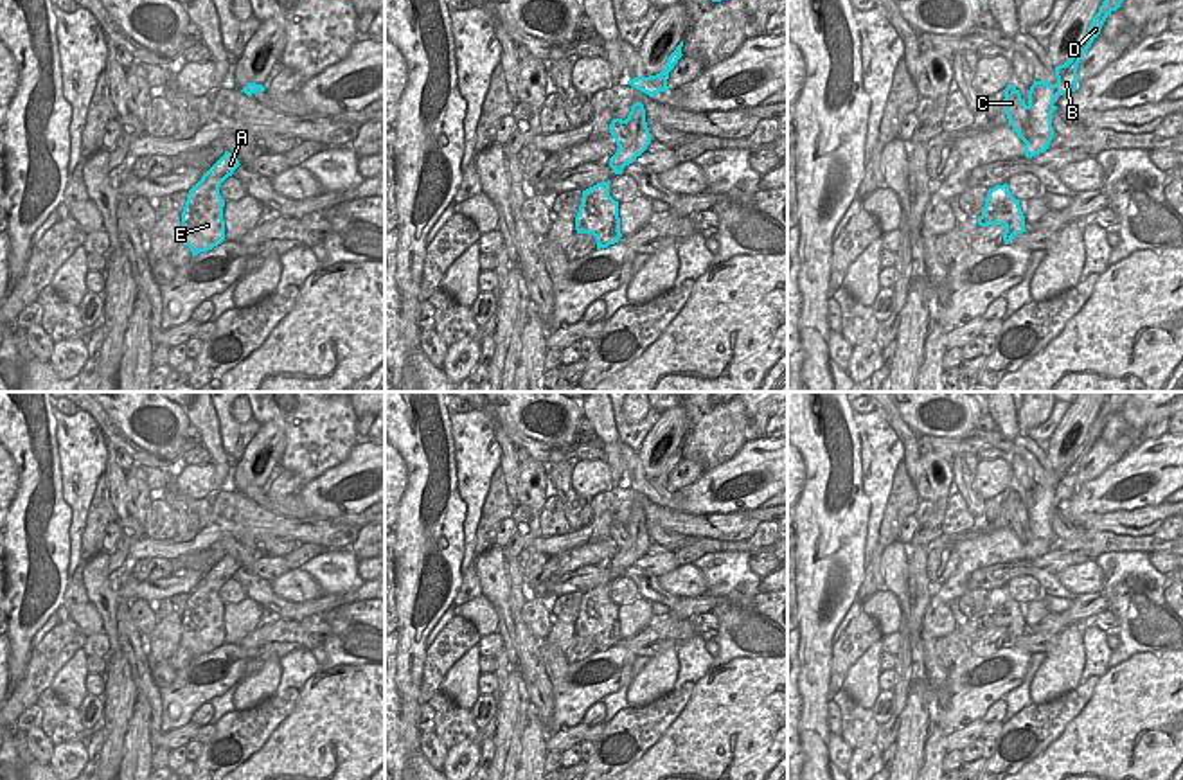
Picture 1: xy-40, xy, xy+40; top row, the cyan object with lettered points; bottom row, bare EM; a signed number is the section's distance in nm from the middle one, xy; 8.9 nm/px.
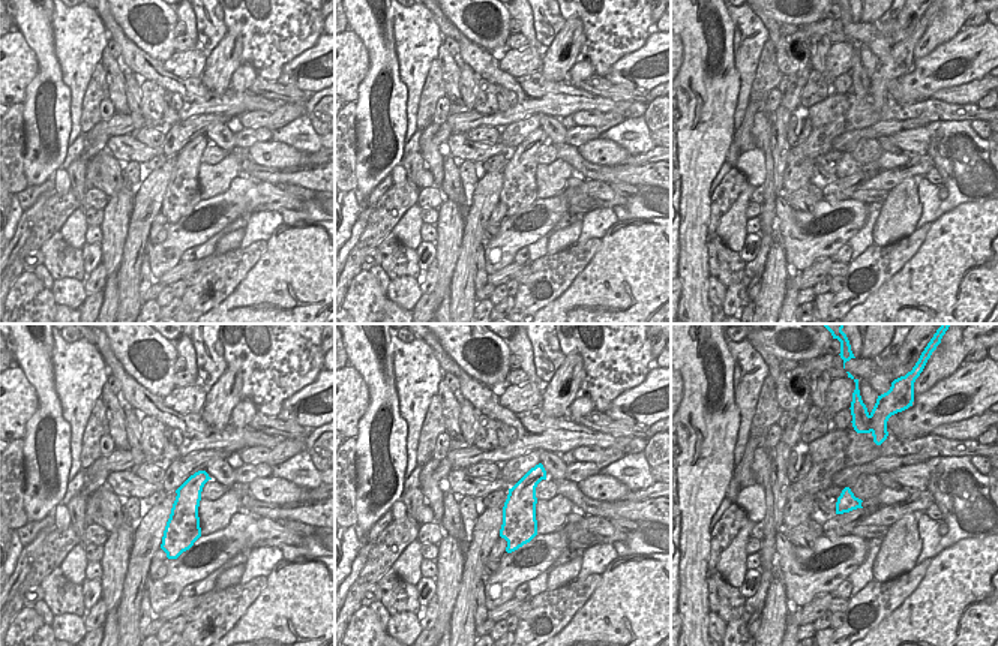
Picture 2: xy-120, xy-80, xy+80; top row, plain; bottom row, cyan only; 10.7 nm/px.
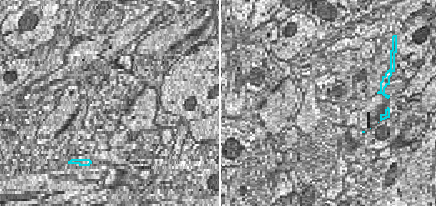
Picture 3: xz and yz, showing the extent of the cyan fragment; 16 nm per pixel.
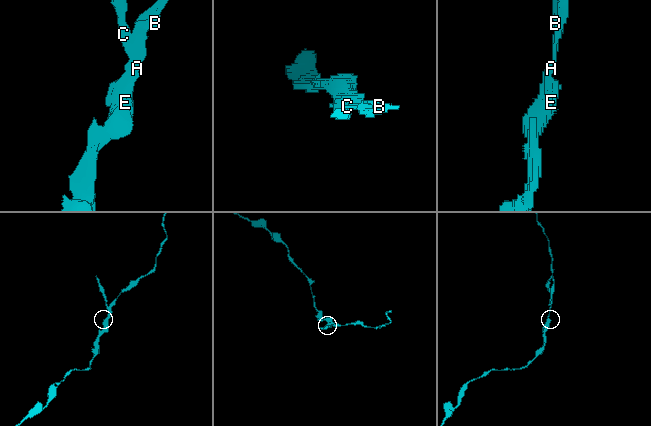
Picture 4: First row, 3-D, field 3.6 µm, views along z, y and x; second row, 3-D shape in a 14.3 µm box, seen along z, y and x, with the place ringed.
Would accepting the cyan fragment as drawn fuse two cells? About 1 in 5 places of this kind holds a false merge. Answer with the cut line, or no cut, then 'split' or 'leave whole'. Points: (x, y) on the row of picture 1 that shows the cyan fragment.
cut in xy+40 along (1027, 106), (1031, 141), (1025, 144); split

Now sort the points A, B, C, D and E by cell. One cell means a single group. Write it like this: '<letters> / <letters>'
A B D E / C

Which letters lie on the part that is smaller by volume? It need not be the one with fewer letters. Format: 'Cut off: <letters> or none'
Cut off: C

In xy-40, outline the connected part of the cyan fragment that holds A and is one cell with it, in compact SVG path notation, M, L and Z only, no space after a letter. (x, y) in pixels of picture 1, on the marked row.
M225 151L225 155L189 191L182 212L180 243L191 248L192 257L209 252L225 241L225 199L219 194L219 187L239 165L239 160Z

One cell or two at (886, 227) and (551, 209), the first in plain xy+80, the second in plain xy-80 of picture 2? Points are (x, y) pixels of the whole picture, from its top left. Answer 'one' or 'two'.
two

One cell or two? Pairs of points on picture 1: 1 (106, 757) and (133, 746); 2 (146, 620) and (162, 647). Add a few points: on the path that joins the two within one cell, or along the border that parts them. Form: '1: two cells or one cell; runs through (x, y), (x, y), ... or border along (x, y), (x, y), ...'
1: two cells; border along (132, 710), (119, 761)
2: two cells; border along (159, 619), (146, 637)

